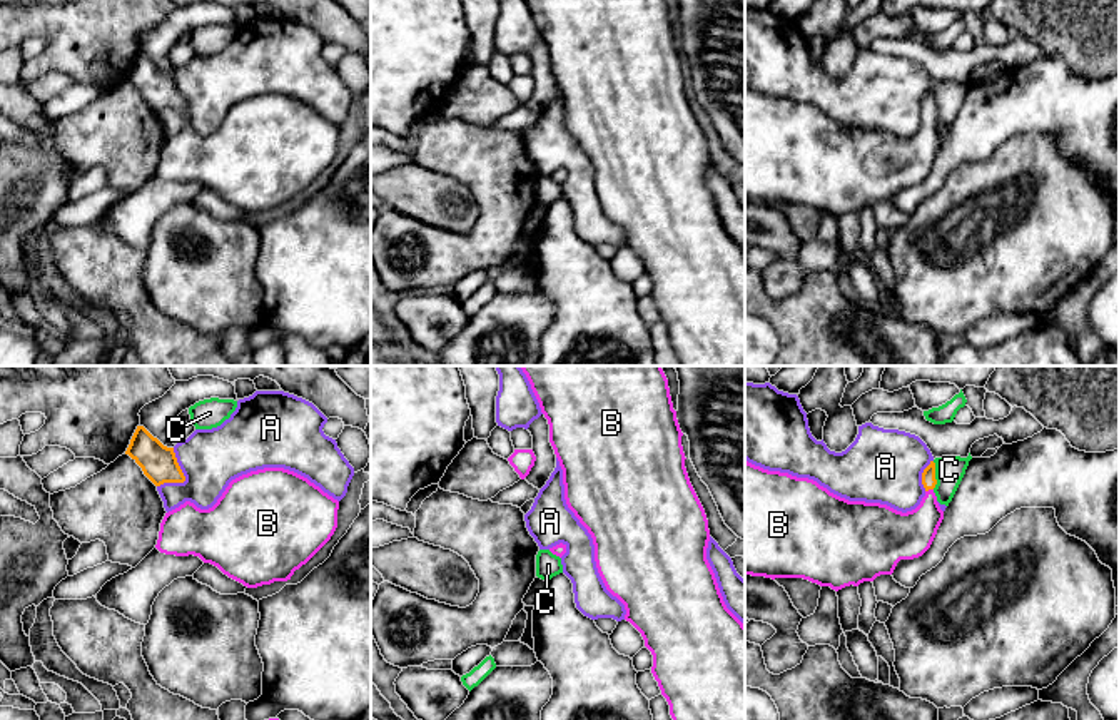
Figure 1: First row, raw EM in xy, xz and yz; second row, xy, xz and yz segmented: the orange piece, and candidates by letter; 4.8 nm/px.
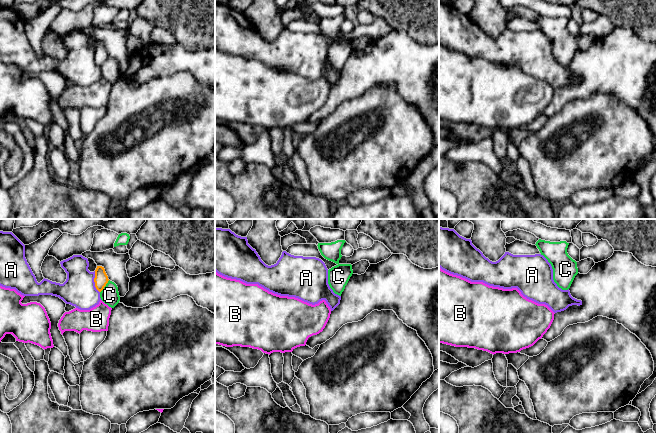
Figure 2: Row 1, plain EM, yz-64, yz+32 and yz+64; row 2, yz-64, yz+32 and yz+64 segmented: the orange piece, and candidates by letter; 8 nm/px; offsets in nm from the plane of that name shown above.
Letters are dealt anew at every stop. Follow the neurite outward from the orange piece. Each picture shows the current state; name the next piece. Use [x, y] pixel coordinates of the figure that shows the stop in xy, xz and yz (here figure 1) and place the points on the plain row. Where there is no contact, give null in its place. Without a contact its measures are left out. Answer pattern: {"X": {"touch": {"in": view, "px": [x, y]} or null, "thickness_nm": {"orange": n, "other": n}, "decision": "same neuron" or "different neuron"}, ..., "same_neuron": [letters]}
{"A": {"touch": {"in": "xy", "px": [184, 104]}, "thickness_nm": {"orange": 170, "other": 280}, "decision": "different neuron"}, "B": {"touch": {"in": "yz", "px": [929, 114]}, "thickness_nm": {"orange": 70, "other": 220}, "decision": "same neuron"}, "C": {"touch": {"in": "yz", "px": [934, 101]}, "thickness_nm": {"orange": 70, "other": 140}, "decision": "different neuron"}, "same_neuron": ["B"]}

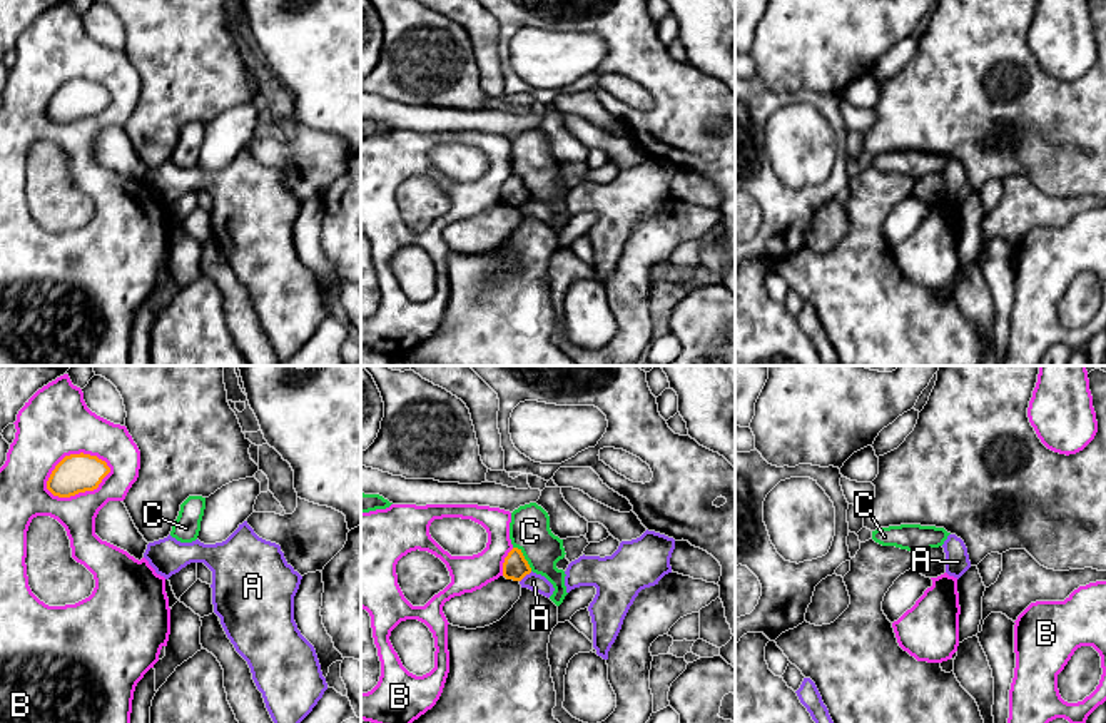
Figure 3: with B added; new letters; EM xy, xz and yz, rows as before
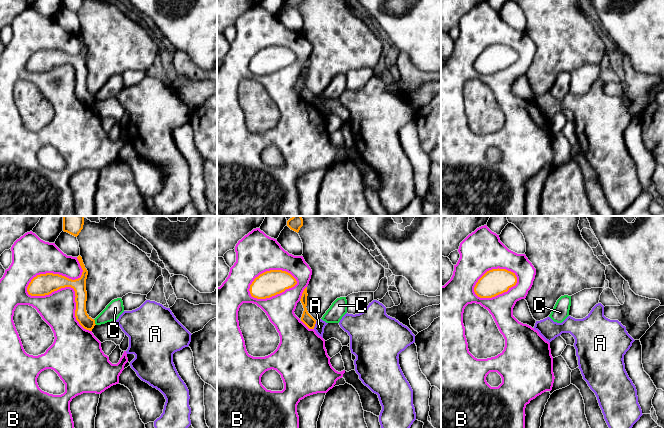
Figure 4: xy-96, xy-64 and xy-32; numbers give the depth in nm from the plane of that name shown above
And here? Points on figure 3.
{"A": {"touch": {"in": "xz", "px": [525, 201]}, "thickness_nm": {"orange": 120, "other": 90}, "decision": "different neuron"}, "B": {"touch": {"in": "xy", "px": [81, 117]}, "thickness_nm": {"orange": 190, "other": 190}, "decision": "different neuron"}, "C": {"touch": {"in": "xz", "px": [523, 184]}, "thickness_nm": {"orange": 120, "other": 190}, "decision": "different neuron"}, "same_neuron": []}

